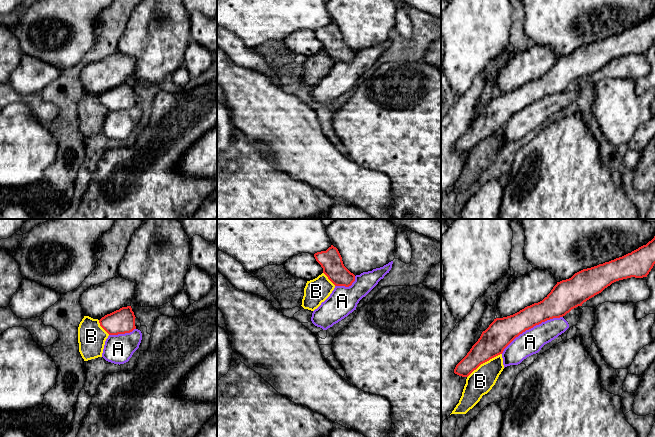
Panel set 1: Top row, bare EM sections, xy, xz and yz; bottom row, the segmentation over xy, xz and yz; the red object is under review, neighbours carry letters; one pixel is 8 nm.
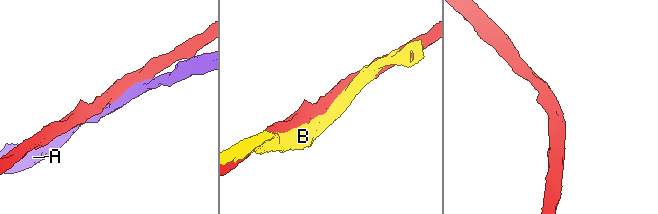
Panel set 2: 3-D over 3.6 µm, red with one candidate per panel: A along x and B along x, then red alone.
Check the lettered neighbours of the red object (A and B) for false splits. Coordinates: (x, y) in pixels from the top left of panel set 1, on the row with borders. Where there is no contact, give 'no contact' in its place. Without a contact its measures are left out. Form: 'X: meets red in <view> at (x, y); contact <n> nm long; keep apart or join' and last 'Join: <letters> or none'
A: meets red in yz at (531, 327); contact 600 nm long; keep apart
B: meets red in yz at (484, 362); contact 340 nm long; keep apart
Join: none

